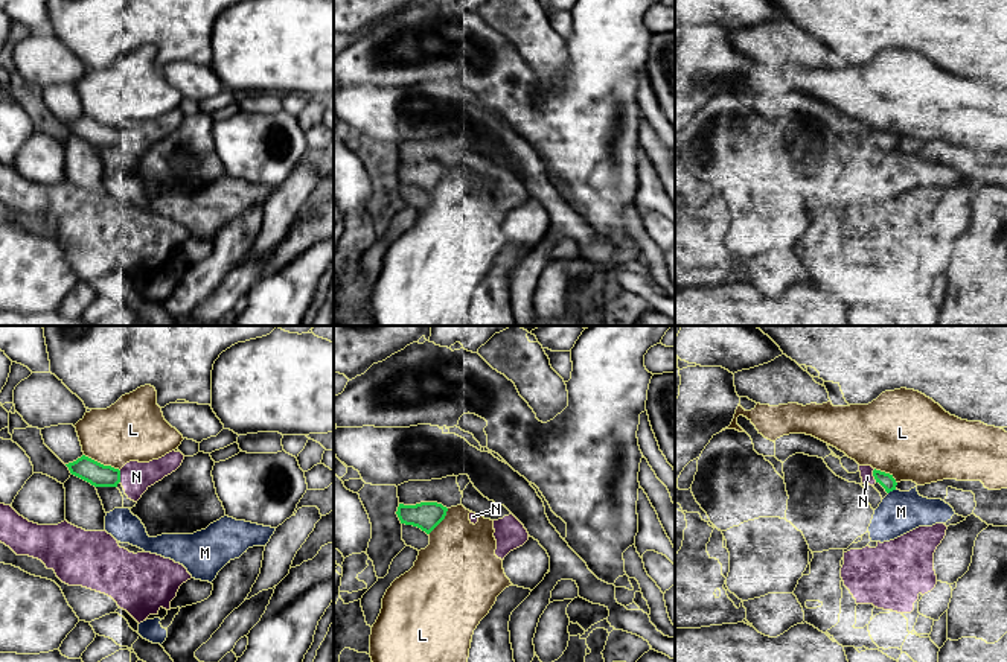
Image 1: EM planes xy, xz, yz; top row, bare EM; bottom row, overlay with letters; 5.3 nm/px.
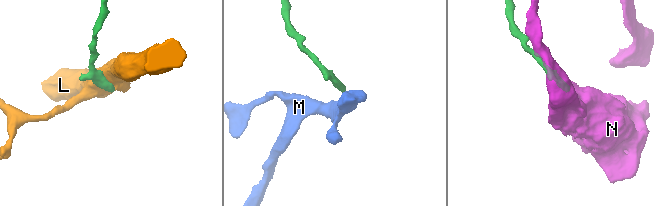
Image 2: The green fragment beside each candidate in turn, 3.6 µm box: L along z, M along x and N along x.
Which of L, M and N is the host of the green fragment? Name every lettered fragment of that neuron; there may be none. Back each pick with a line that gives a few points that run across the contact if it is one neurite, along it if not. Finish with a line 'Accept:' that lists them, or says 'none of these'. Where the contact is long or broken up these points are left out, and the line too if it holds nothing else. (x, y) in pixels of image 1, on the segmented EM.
Accept: N

